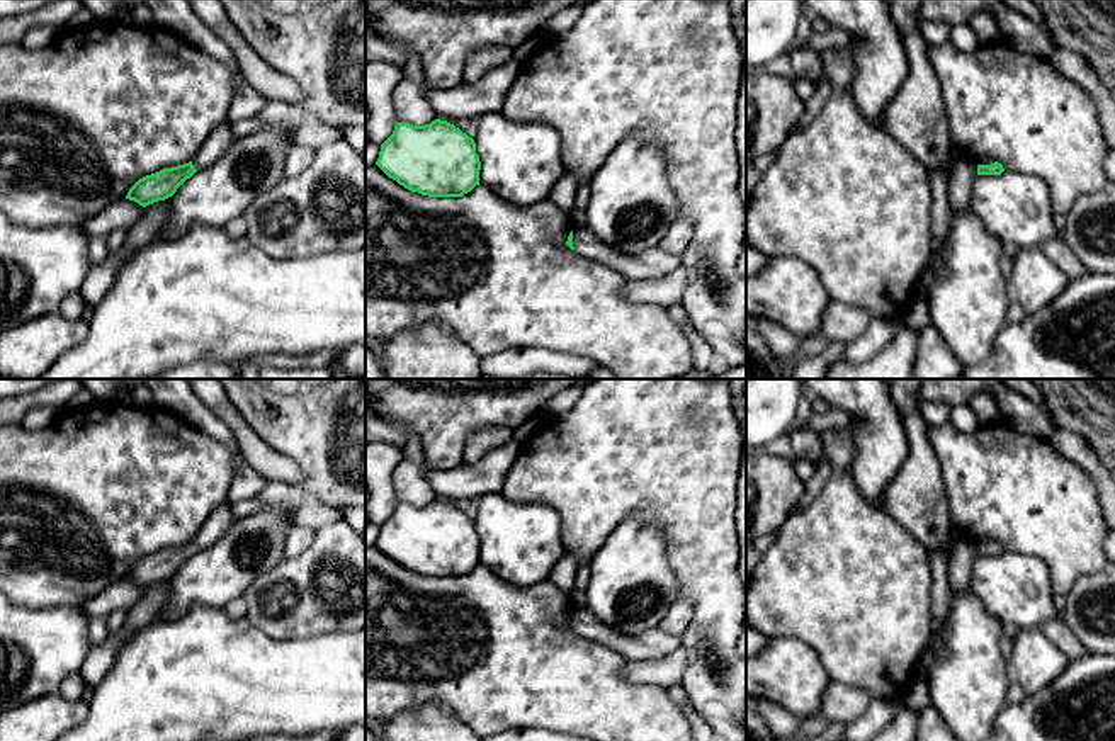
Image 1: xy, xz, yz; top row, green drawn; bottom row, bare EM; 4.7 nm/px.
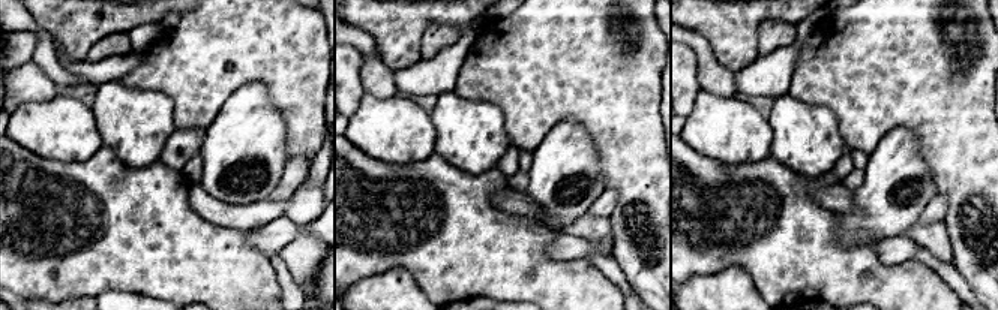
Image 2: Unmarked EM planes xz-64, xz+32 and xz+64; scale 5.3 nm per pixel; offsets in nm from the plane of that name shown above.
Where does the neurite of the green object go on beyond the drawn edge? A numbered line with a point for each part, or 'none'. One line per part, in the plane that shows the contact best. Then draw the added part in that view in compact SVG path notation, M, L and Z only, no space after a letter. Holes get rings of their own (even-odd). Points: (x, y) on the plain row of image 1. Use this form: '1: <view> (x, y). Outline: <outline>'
1: xz (651, 644). Outline: M586 607L573 610L574 632L588 641L620 653L629 661L653 661L671 656L680 646L678 634L653 627L636 636L625 636L600 622Z

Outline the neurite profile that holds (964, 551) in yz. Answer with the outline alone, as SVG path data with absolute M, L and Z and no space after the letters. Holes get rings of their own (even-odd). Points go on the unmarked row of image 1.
M960 537L954 544L954 551L950 554L950 563L947 568L950 597L964 591L969 586L971 569L972 569L976 554L977 554L977 542L967 537Z

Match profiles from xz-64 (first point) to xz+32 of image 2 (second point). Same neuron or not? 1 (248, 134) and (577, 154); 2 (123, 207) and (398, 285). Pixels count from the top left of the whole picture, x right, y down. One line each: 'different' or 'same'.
1: same
2: different

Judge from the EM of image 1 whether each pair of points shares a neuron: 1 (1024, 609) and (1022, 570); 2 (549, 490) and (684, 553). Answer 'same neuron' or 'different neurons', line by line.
1: same neuron
2: same neuron

